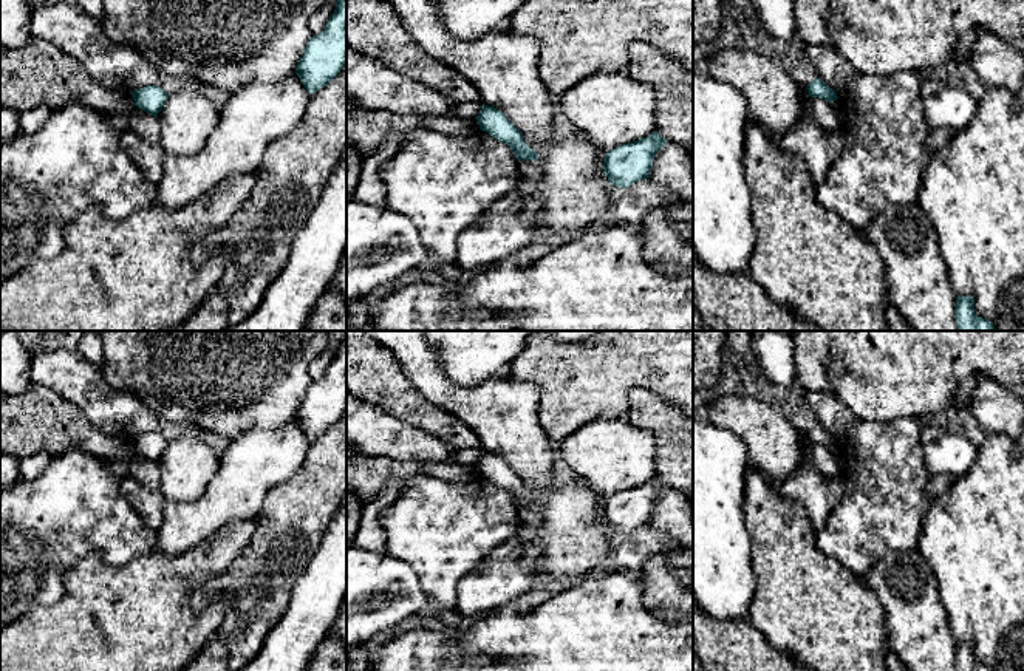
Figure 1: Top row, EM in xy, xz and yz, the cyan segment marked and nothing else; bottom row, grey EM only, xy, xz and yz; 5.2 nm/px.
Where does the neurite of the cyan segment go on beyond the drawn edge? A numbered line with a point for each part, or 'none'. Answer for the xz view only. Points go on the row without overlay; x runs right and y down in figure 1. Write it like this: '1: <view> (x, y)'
none

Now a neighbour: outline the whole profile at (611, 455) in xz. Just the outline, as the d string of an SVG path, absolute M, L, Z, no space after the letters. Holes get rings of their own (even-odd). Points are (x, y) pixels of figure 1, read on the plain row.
M625 417L597 419L560 442L563 461L605 501L656 478L656 442Z

